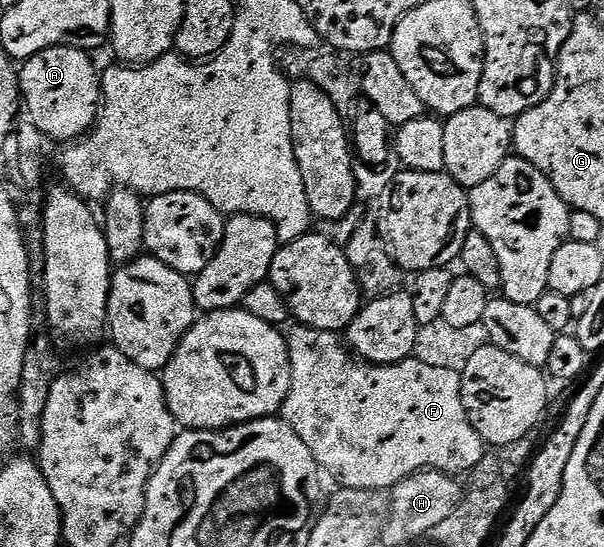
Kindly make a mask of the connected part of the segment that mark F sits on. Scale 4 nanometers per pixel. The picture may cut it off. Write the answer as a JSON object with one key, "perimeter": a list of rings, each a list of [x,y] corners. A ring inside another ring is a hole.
{"perimeter":[[[294,326],[293,332],[288,332],[287,342],[289,344],[289,360],[291,361],[291,389],[285,398],[285,404],[281,406],[280,418],[285,420],[285,424],[294,431],[311,449],[315,461],[326,472],[329,471],[338,479],[342,488],[351,490],[369,490],[388,492],[399,481],[403,481],[416,471],[443,471],[446,475],[454,477],[462,473],[468,473],[477,466],[480,459],[487,452],[487,444],[481,440],[479,433],[471,425],[467,417],[467,409],[463,409],[461,400],[461,372],[455,369],[441,369],[438,366],[425,365],[421,361],[411,358],[405,359],[401,363],[392,363],[378,367],[376,363],[367,363],[357,358],[348,346],[343,342],[342,336],[335,331],[324,331],[323,329],[311,329],[310,327]]]}

